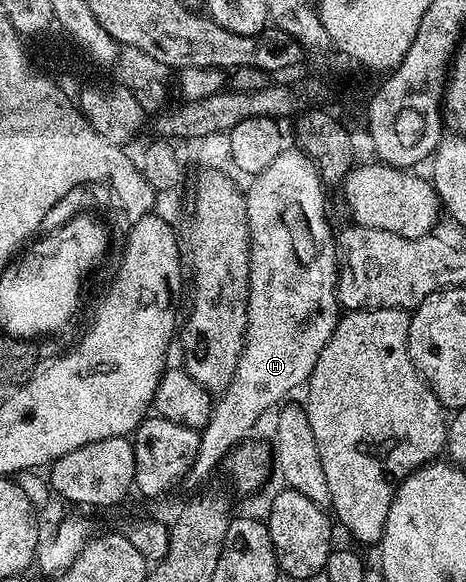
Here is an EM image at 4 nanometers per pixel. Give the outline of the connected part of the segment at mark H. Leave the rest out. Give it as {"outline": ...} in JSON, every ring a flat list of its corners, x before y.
{"outline":[[285,148,272,163,251,178,246,185,244,203,248,220,248,332,244,350,240,352,232,381,215,398,212,414,204,428,199,430,200,446,194,463,188,468,187,484,200,485,212,468,219,466,233,445,242,441,269,409,275,410,287,393,307,382,318,363,318,355,332,337,338,320,336,299,336,242,334,228,324,210,325,182,320,180,311,159,299,148]]}

